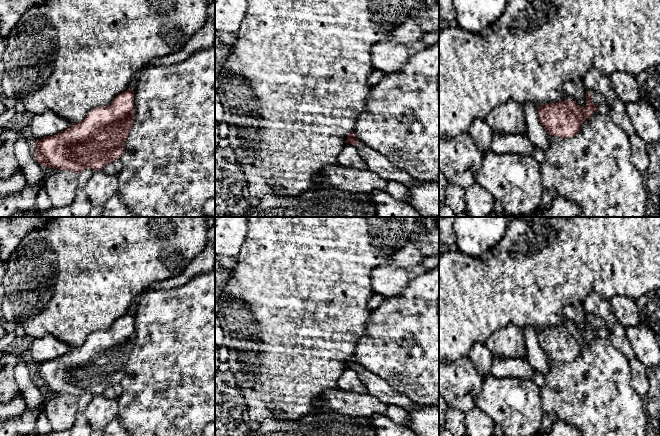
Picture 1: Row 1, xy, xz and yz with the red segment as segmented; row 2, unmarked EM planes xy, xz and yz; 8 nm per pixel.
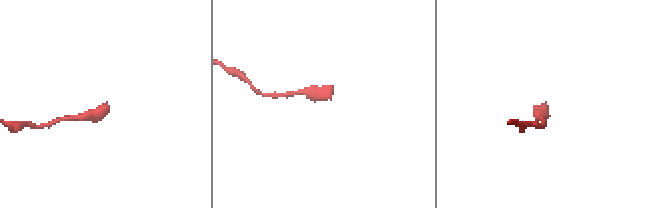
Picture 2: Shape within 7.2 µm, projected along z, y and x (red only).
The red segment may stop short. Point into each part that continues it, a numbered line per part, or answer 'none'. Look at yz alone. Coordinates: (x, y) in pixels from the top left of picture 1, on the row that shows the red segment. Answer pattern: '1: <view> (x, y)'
1: yz (598, 99)

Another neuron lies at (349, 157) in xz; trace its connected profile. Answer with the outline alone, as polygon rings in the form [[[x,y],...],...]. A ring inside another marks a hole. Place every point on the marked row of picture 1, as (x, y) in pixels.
[[[346,144],[338,155],[338,164],[343,168],[366,169],[365,161],[360,157],[357,146]]]

